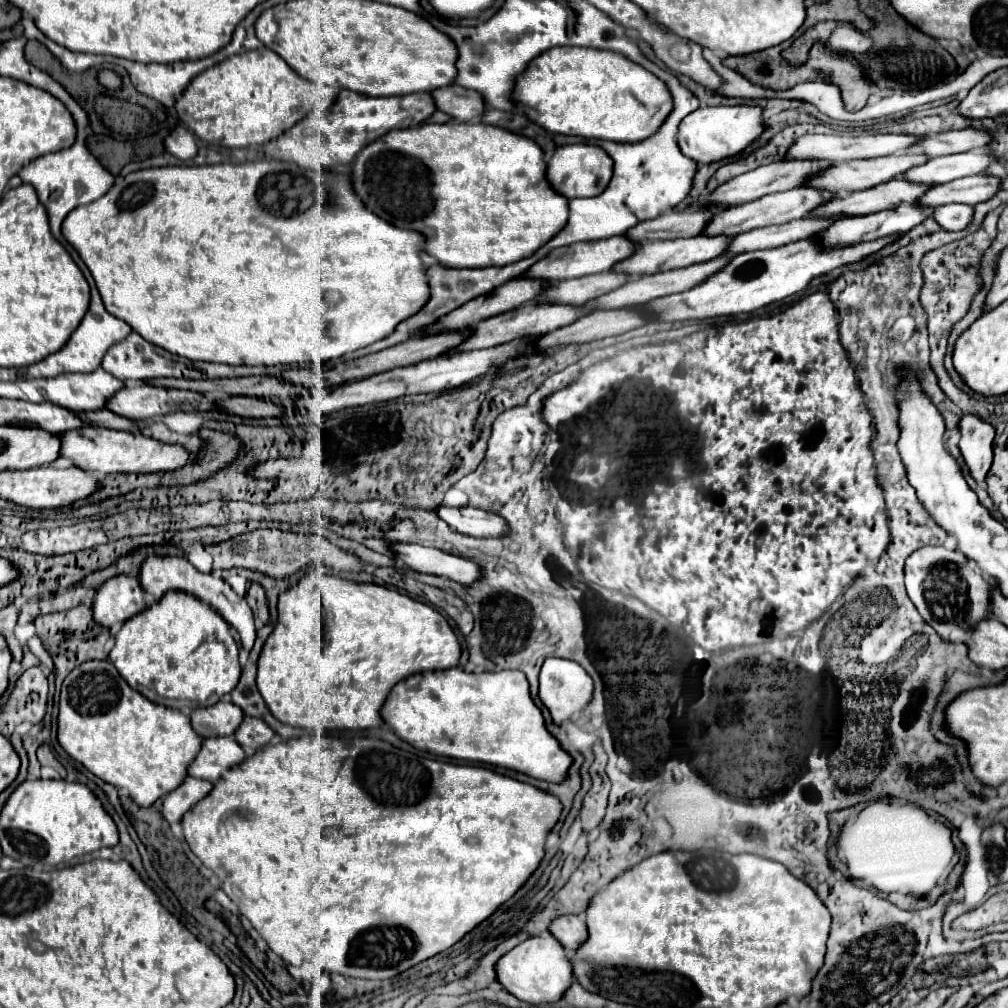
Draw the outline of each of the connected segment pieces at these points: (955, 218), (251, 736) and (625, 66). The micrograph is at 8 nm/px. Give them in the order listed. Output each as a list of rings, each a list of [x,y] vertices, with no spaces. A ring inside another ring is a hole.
[[[940,205],[934,207],[932,217],[946,231],[960,231],[970,223],[973,210],[973,206],[970,205]]]
[[[244,715],[240,727],[234,733],[234,739],[240,743],[240,747],[250,753],[268,745],[272,737],[274,737],[274,731],[262,719],[256,719],[250,715]]]
[[[552,47],[532,59],[524,73],[516,77],[512,91],[514,107],[520,109],[532,123],[550,133],[576,135],[582,139],[606,139],[606,141],[642,141],[656,133],[672,109],[668,87],[660,79],[648,73],[644,67],[626,59],[620,53],[584,49],[584,47]]]

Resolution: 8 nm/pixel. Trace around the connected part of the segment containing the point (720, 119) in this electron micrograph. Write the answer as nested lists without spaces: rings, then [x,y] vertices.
[[[700,107],[694,113],[686,115],[678,125],[678,147],[680,151],[696,161],[696,163],[714,163],[726,157],[732,157],[746,149],[760,133],[764,131],[762,125],[762,109],[760,107]]]

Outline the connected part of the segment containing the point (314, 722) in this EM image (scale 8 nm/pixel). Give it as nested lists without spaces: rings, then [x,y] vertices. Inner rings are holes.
[[[316,565],[298,583],[294,583],[292,587],[288,587],[286,591],[282,591],[278,595],[278,621],[274,623],[274,631],[268,635],[268,639],[262,647],[262,653],[258,657],[256,683],[258,683],[258,691],[264,697],[270,713],[286,725],[304,727],[304,729],[328,729],[328,731],[334,731],[334,729],[374,729],[382,723],[380,707],[382,707],[386,695],[390,693],[392,685],[396,685],[404,677],[424,671],[424,669],[456,667],[460,653],[462,653],[462,649],[460,649],[458,637],[454,635],[454,629],[450,627],[450,623],[438,613],[438,609],[434,609],[434,607],[430,607],[430,605],[426,605],[406,593],[400,593],[398,589],[390,589],[386,585],[346,581],[346,579],[334,577],[330,573],[322,573],[322,565]]]

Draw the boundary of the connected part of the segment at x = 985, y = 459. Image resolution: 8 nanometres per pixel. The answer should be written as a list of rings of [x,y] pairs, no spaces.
[[[964,413],[960,419],[960,451],[964,461],[978,483],[984,483],[984,477],[992,465],[992,441],[994,427],[972,413]]]

